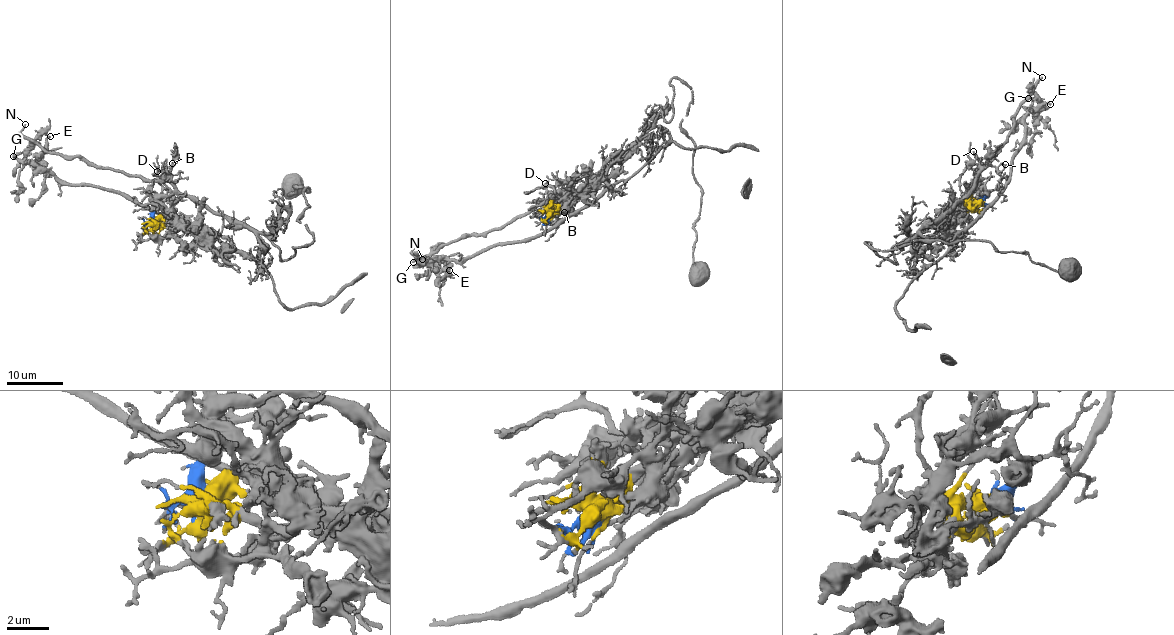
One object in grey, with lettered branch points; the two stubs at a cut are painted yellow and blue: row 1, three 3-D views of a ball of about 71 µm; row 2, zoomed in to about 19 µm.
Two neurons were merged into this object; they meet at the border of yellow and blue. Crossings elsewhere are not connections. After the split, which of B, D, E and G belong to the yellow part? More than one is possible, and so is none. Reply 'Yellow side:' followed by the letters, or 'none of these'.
Yellow side: E, G

